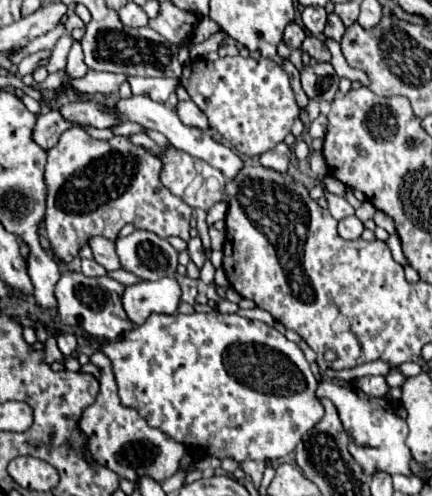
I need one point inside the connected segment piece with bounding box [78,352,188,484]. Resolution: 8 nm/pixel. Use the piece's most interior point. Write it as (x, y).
(119, 438)

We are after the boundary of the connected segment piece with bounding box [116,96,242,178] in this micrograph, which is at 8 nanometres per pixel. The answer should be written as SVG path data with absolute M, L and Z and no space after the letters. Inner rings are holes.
M130 96L130 98L120 98L118 104L116 104L116 110L118 110L126 120L130 120L130 122L136 122L136 124L140 124L140 126L144 126L144 128L162 132L162 134L170 140L172 146L176 146L178 150L184 150L184 152L188 152L188 154L192 154L192 156L208 162L210 166L214 166L214 168L218 168L218 170L222 170L222 174L224 174L226 178L234 178L234 176L236 176L236 170L240 170L240 166L242 166L242 160L240 160L230 148L226 148L224 144L216 142L208 132L182 124L180 118L178 118L178 114L172 112L172 110L168 110L168 108L166 108L164 104L160 104L160 102L154 102L154 100L144 98L144 96Z

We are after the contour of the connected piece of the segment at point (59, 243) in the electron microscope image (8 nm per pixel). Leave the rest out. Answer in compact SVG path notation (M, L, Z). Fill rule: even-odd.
M70 128L60 136L60 142L48 150L48 164L44 180L48 184L46 198L46 218L44 228L52 246L52 254L58 262L70 264L82 246L88 246L88 240L94 236L102 236L108 240L116 240L118 232L126 224L134 224L136 228L154 232L160 238L178 236L188 242L192 208L184 204L180 198L170 194L168 188L162 186L160 178L160 160L142 146L134 146L128 136L114 136L112 140L96 140L88 136L84 130Z

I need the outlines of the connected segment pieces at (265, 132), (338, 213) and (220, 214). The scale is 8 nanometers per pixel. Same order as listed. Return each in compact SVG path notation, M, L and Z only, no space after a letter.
M226 56L216 62L190 62L184 66L180 84L186 88L192 102L206 114L210 126L246 156L260 156L282 142L300 114L288 74L276 62L262 56Z
M326 192L326 200L328 200L328 210L330 210L330 214L332 214L336 220L344 220L344 218L348 218L348 216L354 214L354 208L352 208L344 198Z
M218 202L218 204L214 204L214 206L212 206L212 210L208 212L208 218L206 218L208 226L210 226L210 224L214 224L216 220L222 220L222 218L226 216L226 208L228 208L228 204L226 204L226 202Z

